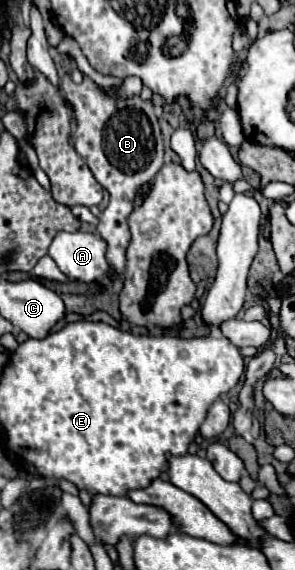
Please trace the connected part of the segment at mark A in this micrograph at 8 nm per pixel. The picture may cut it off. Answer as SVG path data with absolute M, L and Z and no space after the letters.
M58 232L48 254L72 280L94 282L110 272L106 248L106 240L102 240L98 234Z

